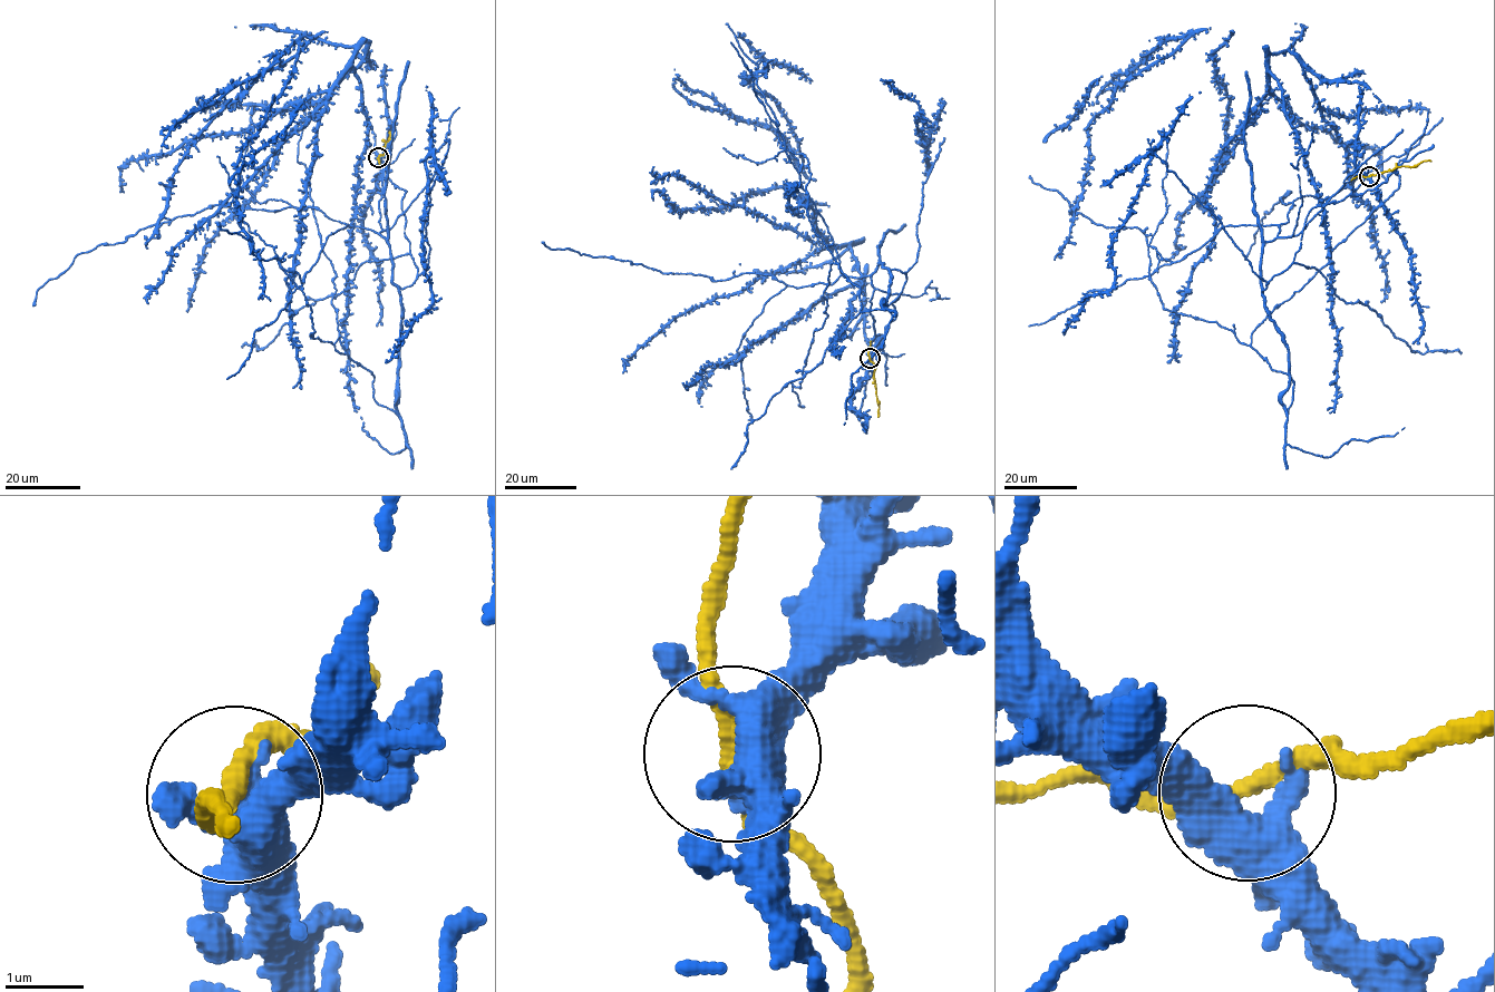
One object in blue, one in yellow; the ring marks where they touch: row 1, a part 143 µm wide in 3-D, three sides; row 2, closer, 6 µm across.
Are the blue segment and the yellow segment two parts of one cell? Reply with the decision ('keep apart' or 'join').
join

